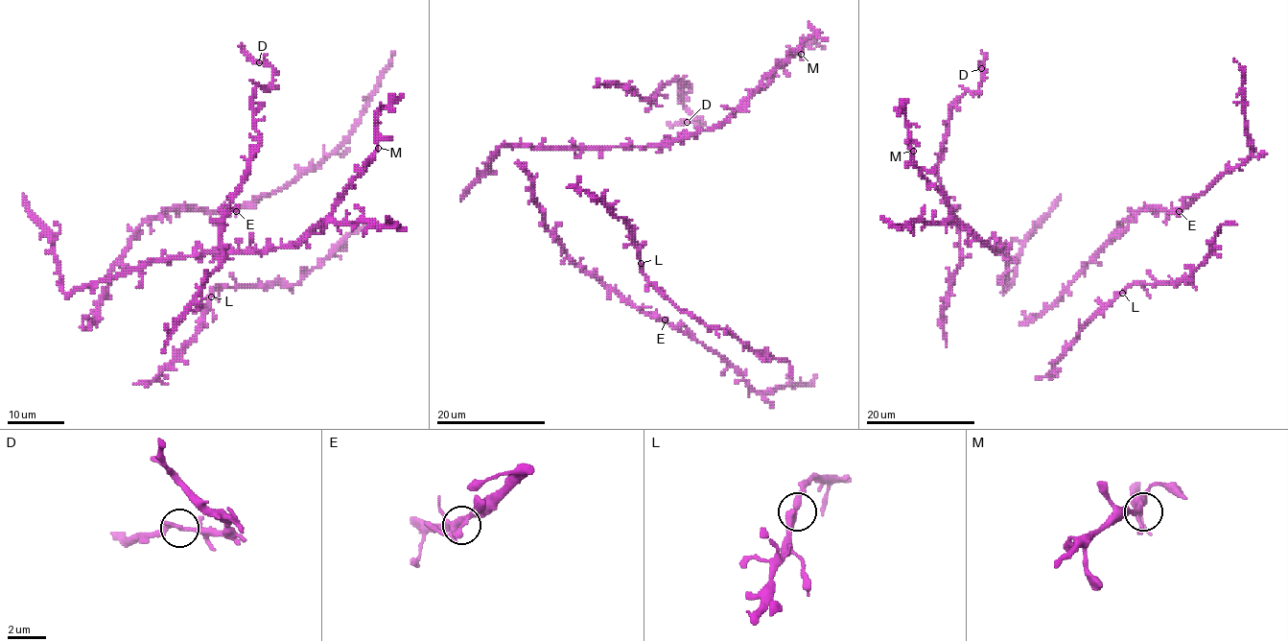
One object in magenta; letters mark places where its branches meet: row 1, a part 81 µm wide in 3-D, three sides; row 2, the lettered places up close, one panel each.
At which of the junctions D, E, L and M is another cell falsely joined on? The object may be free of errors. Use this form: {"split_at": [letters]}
{"split_at": []}

